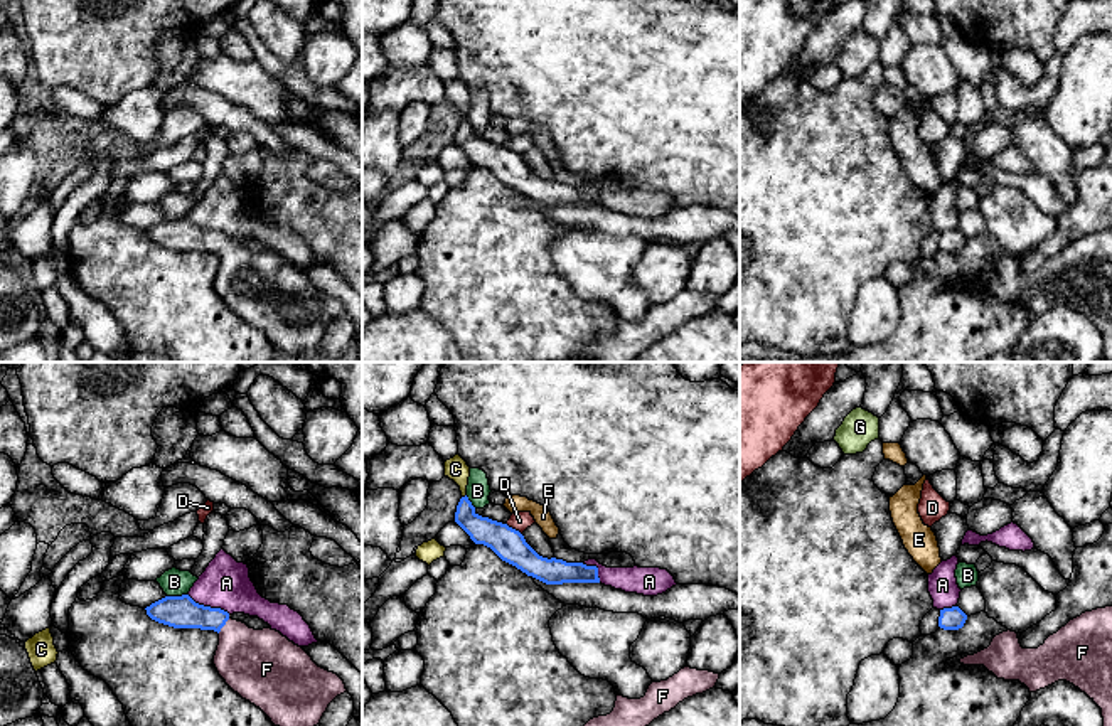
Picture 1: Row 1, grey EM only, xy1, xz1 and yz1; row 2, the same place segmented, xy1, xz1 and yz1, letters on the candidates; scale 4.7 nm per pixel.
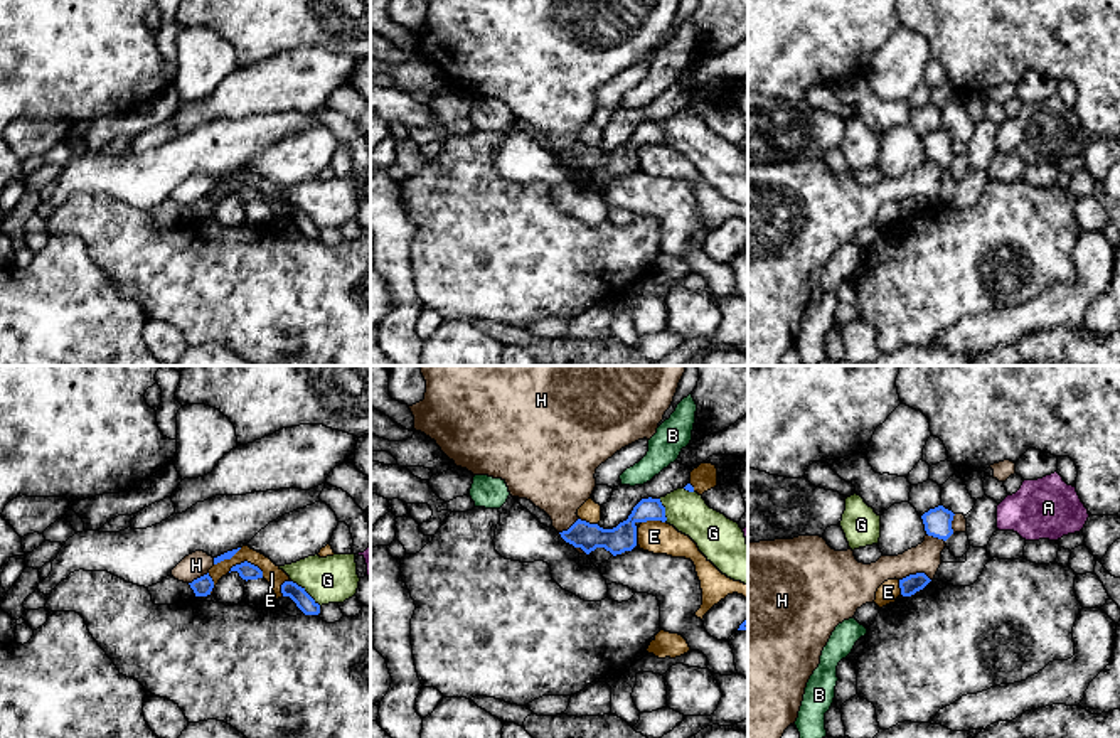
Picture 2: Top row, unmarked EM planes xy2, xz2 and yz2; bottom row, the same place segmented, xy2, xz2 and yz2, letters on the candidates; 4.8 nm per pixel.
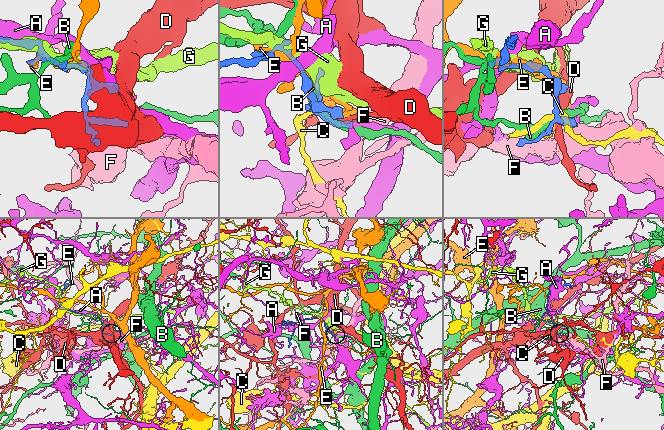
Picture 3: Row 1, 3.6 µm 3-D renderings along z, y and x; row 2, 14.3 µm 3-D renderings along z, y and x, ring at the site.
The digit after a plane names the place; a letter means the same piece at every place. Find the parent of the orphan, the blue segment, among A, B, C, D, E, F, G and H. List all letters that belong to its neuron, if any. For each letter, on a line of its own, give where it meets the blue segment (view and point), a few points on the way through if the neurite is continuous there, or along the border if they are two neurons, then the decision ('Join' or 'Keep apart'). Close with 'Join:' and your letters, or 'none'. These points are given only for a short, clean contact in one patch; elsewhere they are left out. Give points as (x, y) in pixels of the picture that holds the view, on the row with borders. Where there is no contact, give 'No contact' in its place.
A: Touches blue at xy1 (209, 607). Keep apart
B: Touches blue at xy1 (177, 597). Keep apart
C: Touches blue at xz1 (465, 496). Boundary: xz1 (465, 494), (462, 497). Keep apart
D: Touches blue at xz1 (514, 529). Keep apart
E: Touches blue at xy2 (246, 561). Keep apart
F: Touches blue at xy1 (224, 624). Path across: xy1 (181, 612), (216, 619), (224, 624), (238, 644), (258, 664). Join
G: Touches blue at xy2 (305, 592). Keep apart
H: Touches blue at yz2 (917, 573). Boundary: yz2 (930, 578), (923, 573), (910, 573), (900, 580). Keep apart
Join: F

